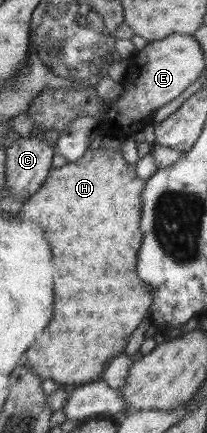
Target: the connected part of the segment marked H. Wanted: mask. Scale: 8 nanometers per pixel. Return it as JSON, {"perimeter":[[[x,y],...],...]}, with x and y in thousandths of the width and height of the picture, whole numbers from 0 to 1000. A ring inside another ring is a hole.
{"perimeter":[[[522,328],[469,344],[425,342],[367,372],[324,372],[280,388],[251,386],[217,423],[111,467],[106,501],[184,515],[213,529],[271,607],[261,732],[222,755],[213,774],[193,778],[184,820],[174,801],[145,801],[126,811],[135,843],[155,852],[174,852],[174,843],[193,852],[242,852],[242,857],[164,857],[203,875],[242,871],[251,880],[295,887],[425,887],[473,880],[512,834],[599,815],[618,778],[667,760],[705,723],[725,723],[734,681],[657,635],[657,598],[686,561],[676,478],[686,478],[681,450],[696,434],[700,420],[657,404],[652,383],[599,370],[551,328]]]}

